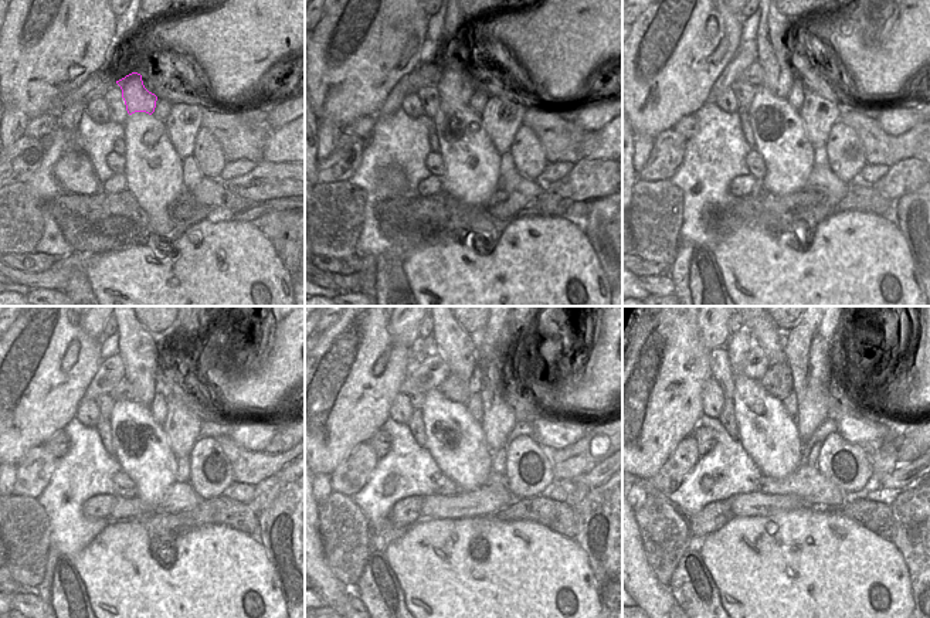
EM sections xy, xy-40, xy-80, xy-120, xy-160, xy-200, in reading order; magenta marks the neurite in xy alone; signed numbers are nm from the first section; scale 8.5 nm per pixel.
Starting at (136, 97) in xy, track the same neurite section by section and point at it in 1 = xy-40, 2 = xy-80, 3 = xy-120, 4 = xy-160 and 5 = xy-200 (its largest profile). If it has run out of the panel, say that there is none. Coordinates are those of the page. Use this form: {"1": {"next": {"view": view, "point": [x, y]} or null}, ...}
{"1": {"next": {"view": "xy-40", "point": [457, 85]}}, "2": {"next": {"view": "xy-80", "point": [773, 51]}}, "3": {"next": {"view": "xy-120", "point": [138, 347]}}, "4": {"next": {"view": "xy-160", "point": [455, 346]}}, "5": {"next": {"view": "xy-200", "point": [769, 336]}}}

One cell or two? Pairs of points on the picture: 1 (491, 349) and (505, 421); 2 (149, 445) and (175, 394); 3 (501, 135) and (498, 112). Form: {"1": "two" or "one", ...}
{"1": "one", "2": "two", "3": "one"}

